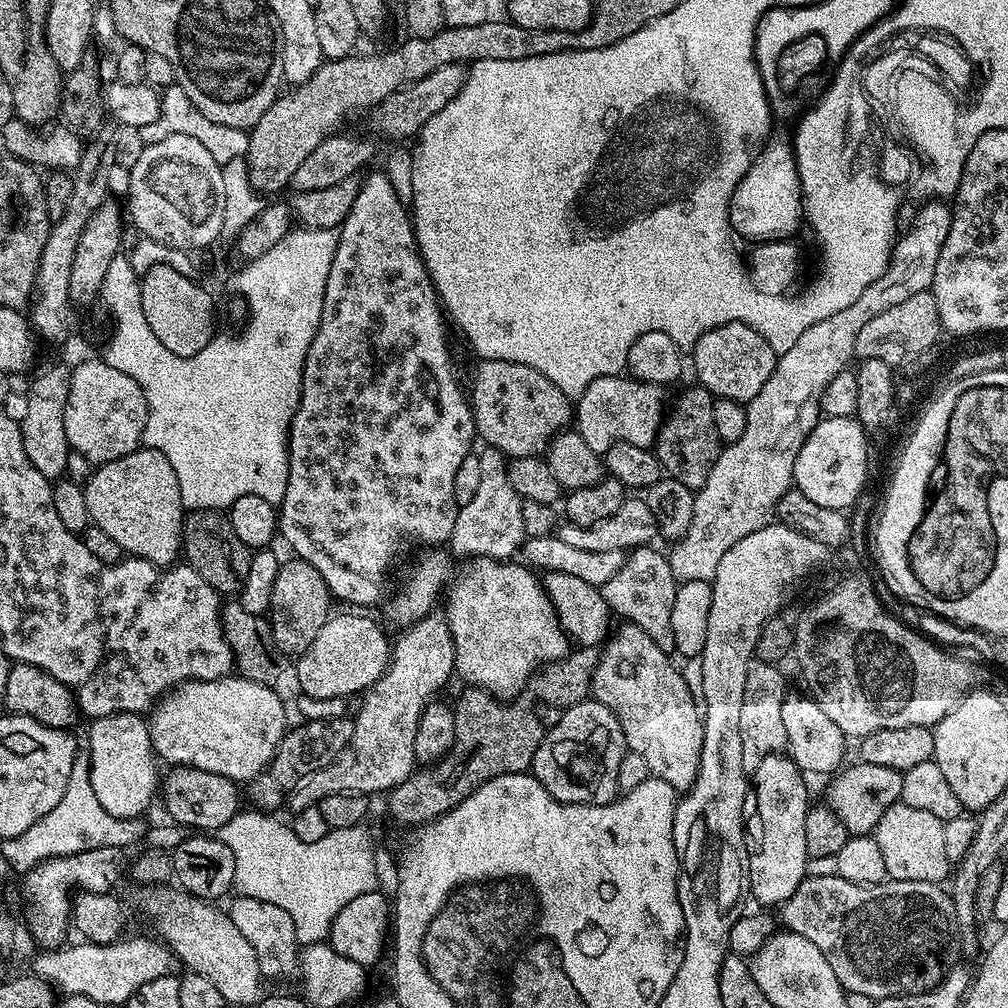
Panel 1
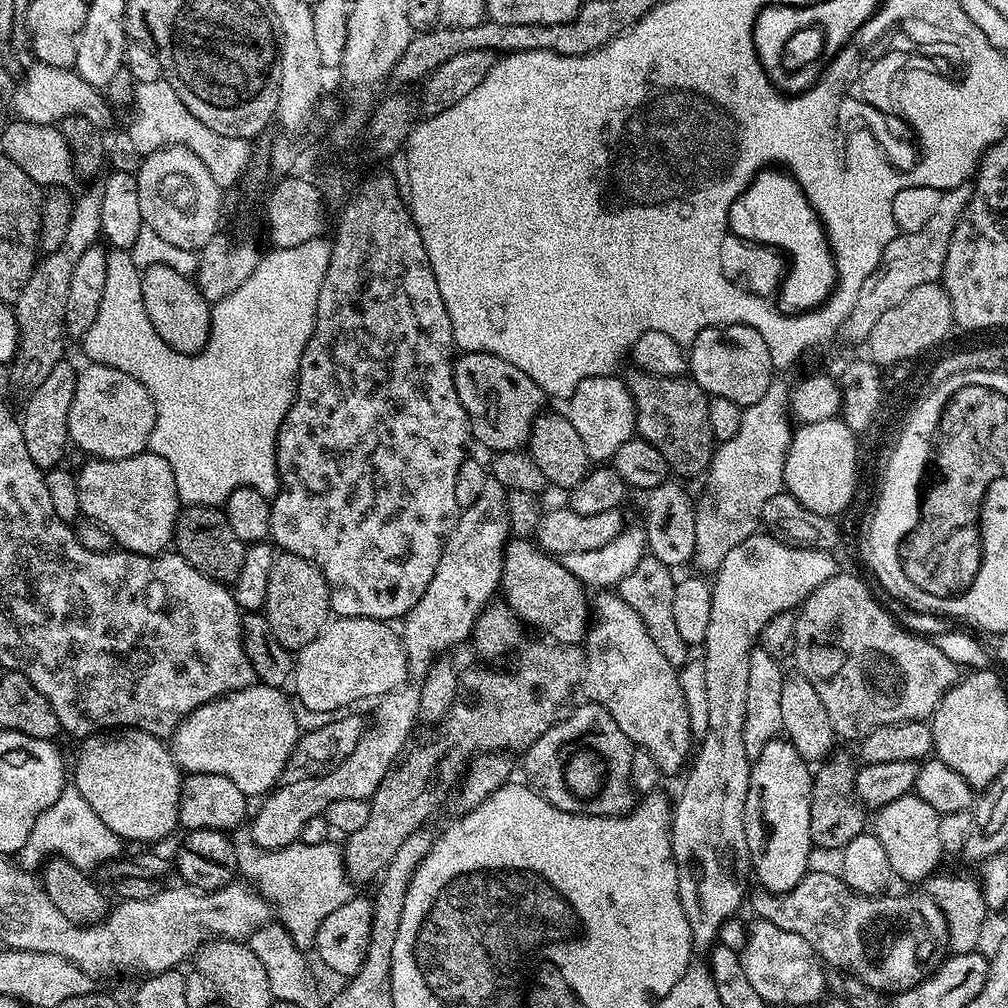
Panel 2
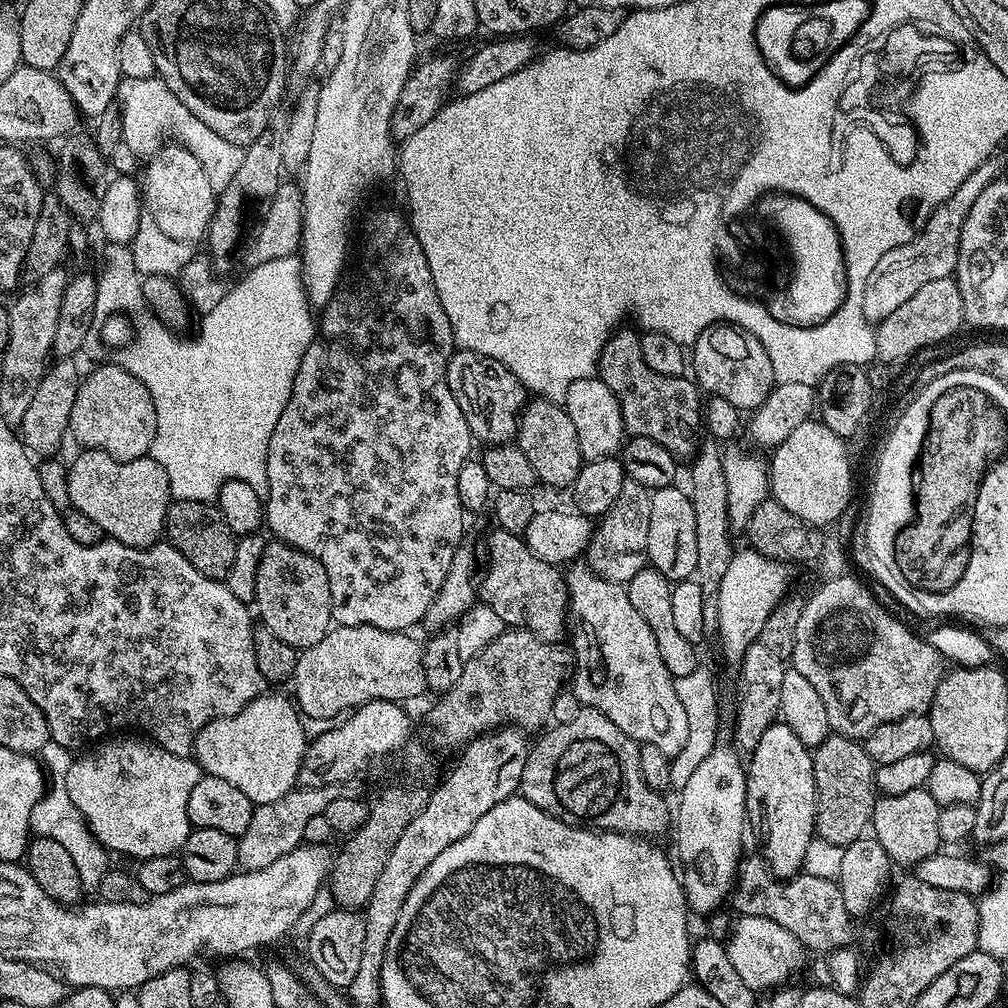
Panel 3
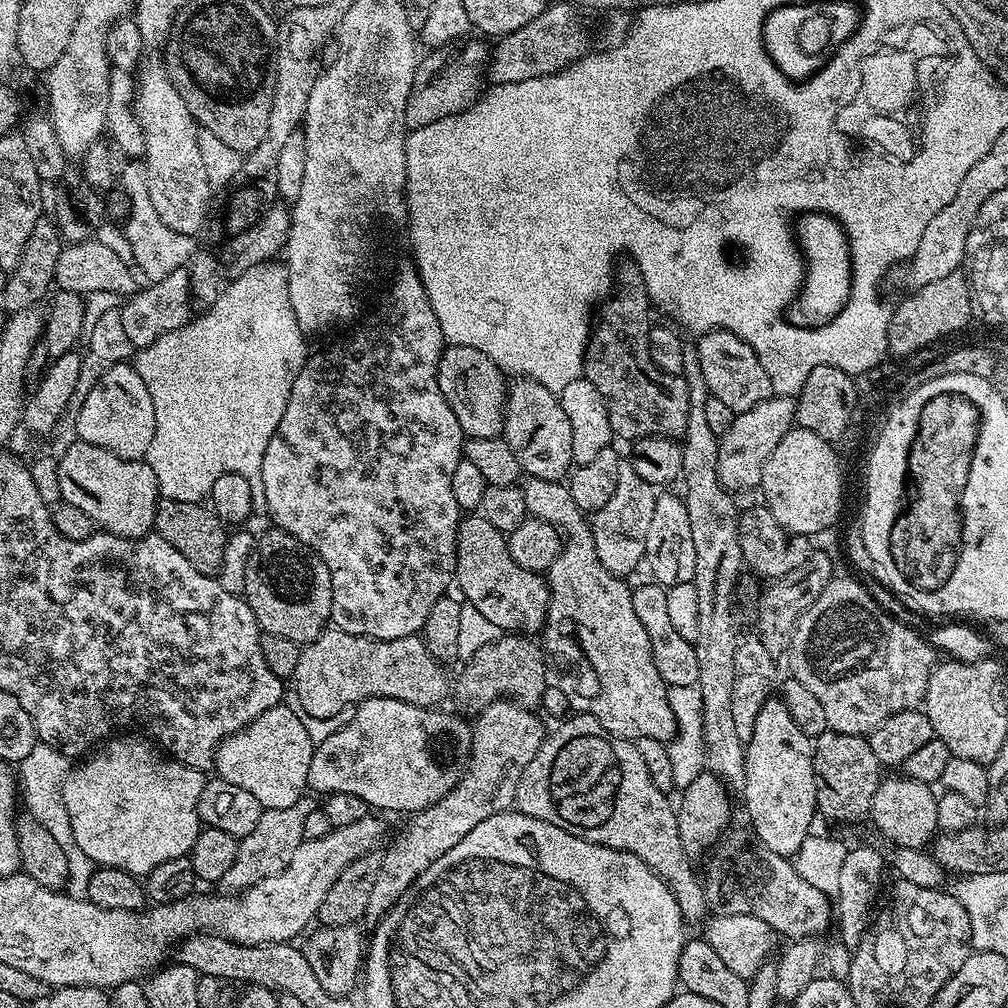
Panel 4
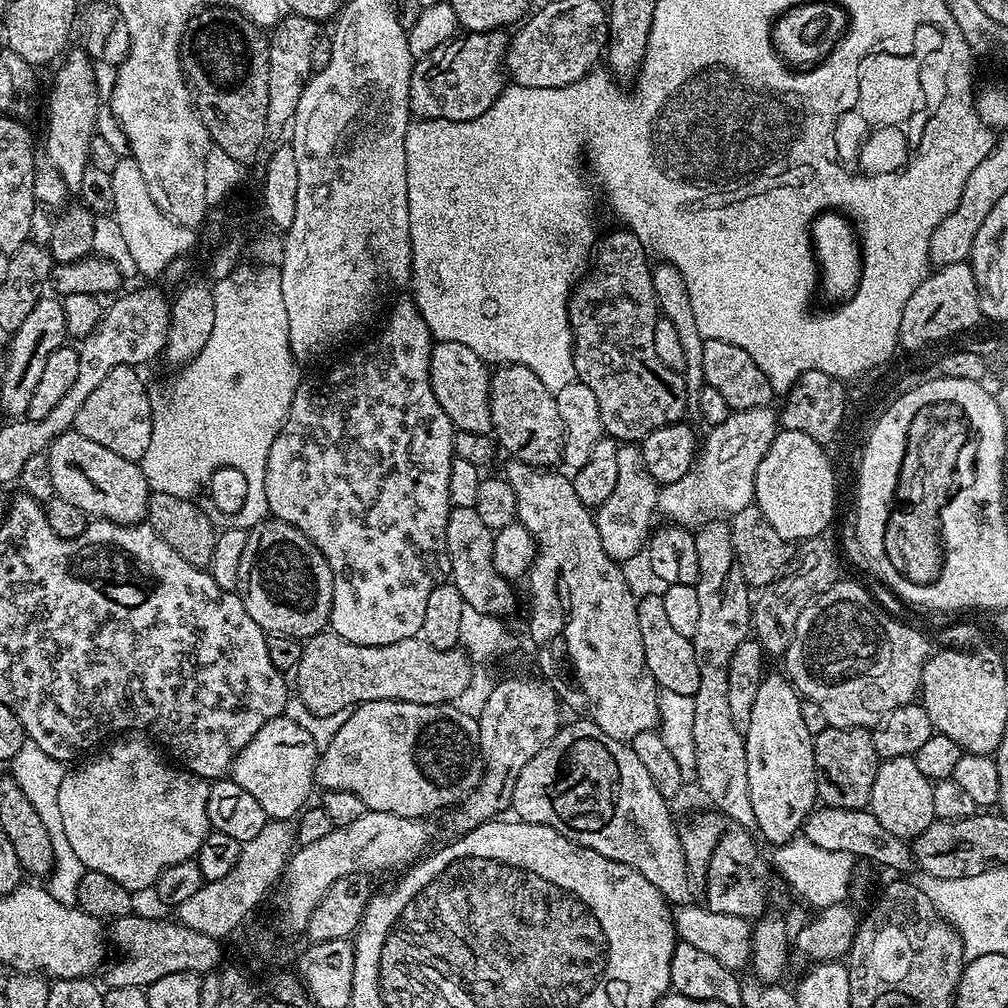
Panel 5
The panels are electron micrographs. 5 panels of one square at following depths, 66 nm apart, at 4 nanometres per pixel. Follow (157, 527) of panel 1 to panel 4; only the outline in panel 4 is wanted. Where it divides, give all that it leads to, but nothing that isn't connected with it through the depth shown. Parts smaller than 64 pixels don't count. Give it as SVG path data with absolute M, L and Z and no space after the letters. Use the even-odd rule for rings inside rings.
M77 439L75 443L58 456L58 479L62 485L63 503L78 506L87 517L93 519L97 529L115 536L138 540L149 535L156 527L156 507L162 499L154 470L150 470L144 460L123 460L110 454L110 450L102 450L102 446L94 446L82 439Z

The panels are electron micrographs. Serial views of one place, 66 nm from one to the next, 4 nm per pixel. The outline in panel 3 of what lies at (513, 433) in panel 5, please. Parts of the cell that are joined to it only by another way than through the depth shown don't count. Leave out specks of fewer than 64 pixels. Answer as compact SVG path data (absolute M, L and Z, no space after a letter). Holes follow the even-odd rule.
M532 398L525 403L514 443L533 466L537 481L552 488L571 489L574 478L578 478L578 470L585 462L578 450L578 433L574 431L574 422L570 422L570 414L554 400Z

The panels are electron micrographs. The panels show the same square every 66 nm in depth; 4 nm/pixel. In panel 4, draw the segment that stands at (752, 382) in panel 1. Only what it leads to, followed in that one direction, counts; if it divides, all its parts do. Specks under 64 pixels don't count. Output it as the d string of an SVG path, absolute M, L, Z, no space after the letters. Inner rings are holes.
M723 330L705 332L694 345L701 358L708 395L718 398L725 406L730 406L734 414L750 410L758 406L758 402L766 402L774 395L770 374L766 374L758 354L738 334Z

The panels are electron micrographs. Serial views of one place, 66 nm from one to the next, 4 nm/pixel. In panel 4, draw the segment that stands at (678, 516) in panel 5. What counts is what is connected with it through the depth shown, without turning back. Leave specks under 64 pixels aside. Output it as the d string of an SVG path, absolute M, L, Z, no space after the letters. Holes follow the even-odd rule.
M772 395L766 402L758 402L745 412L737 412L732 417L730 430L719 437L720 453L718 454L718 474L722 486L729 490L736 488L755 489L762 478L766 458L774 454L774 446L796 424L796 401L790 396Z

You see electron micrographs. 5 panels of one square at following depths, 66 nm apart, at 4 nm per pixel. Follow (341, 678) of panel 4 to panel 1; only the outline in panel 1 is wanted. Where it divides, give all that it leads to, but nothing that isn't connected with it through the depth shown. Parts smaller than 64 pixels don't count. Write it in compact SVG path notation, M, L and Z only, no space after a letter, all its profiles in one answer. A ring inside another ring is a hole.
M344 610L341 616L329 615L327 622L318 630L318 638L310 642L310 646L305 652L301 652L296 664L296 680L300 683L300 688L312 700L340 700L343 696L363 694L382 678L388 668L390 659L390 636L383 632L368 614L357 614L352 610Z

